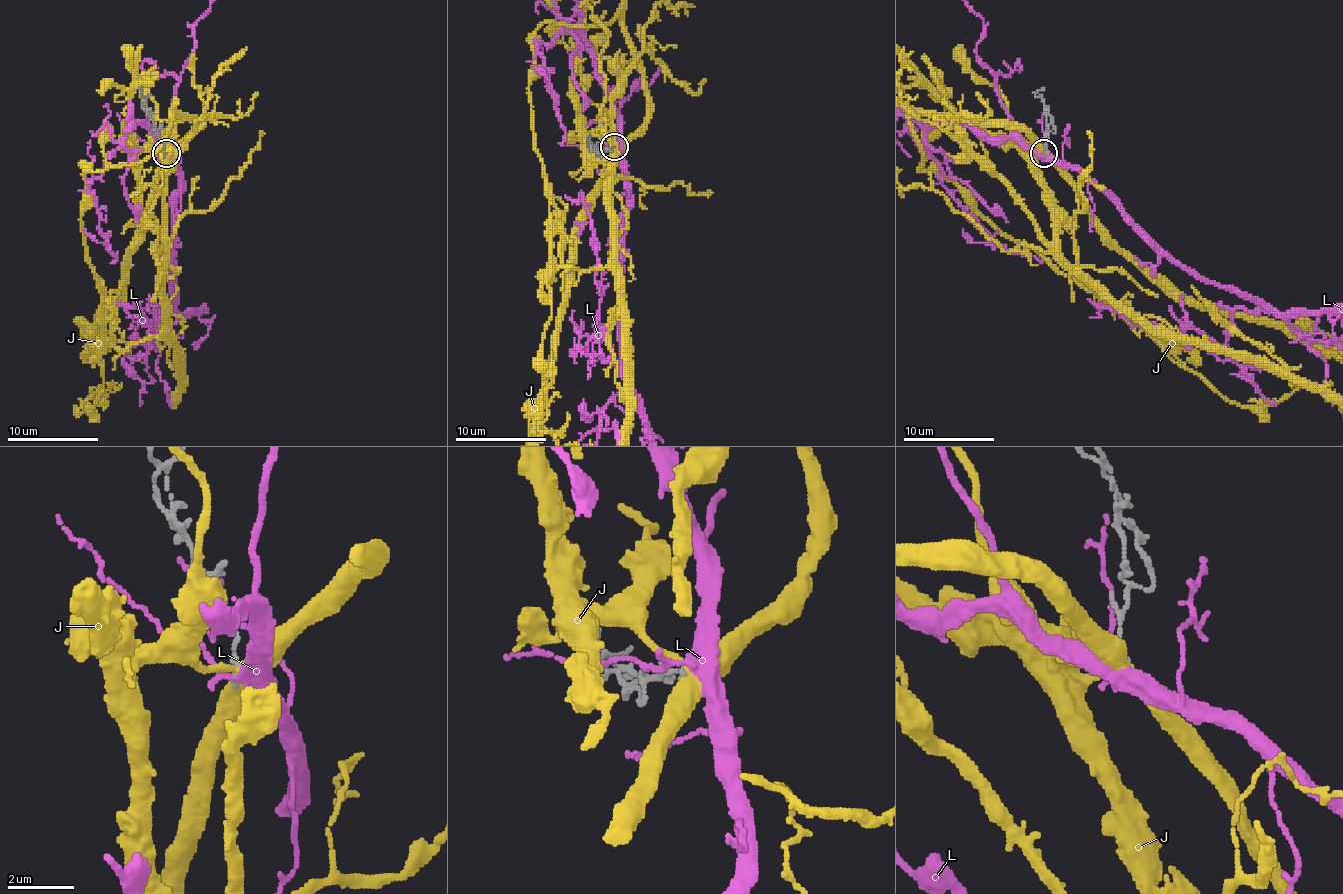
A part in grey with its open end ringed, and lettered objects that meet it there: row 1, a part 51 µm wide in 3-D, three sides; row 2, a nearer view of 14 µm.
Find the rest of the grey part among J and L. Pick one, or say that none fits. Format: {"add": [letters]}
{"add": ["L"]}

